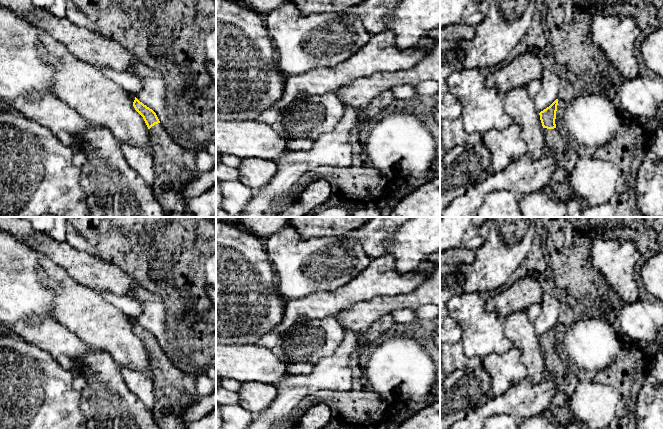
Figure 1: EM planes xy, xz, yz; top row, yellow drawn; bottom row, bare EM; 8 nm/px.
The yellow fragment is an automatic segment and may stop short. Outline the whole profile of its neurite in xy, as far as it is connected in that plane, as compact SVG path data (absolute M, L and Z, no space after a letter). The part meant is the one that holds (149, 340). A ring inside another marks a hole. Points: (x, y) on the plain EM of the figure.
M136 321L135 334L143 341L150 358L151 377L156 402L151 410L160 429L186 429L183 414L198 400L197 376L205 373L202 368L196 373L186 373L174 365L160 348L156 337Z

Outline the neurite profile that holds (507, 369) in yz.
M515 346L506 353L483 357L481 365L492 380L490 397L503 395L512 385L527 377L520 351Z

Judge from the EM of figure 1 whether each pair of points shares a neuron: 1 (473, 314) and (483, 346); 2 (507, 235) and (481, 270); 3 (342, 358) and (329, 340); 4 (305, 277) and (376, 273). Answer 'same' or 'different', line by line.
1: same
2: same
3: different
4: different

